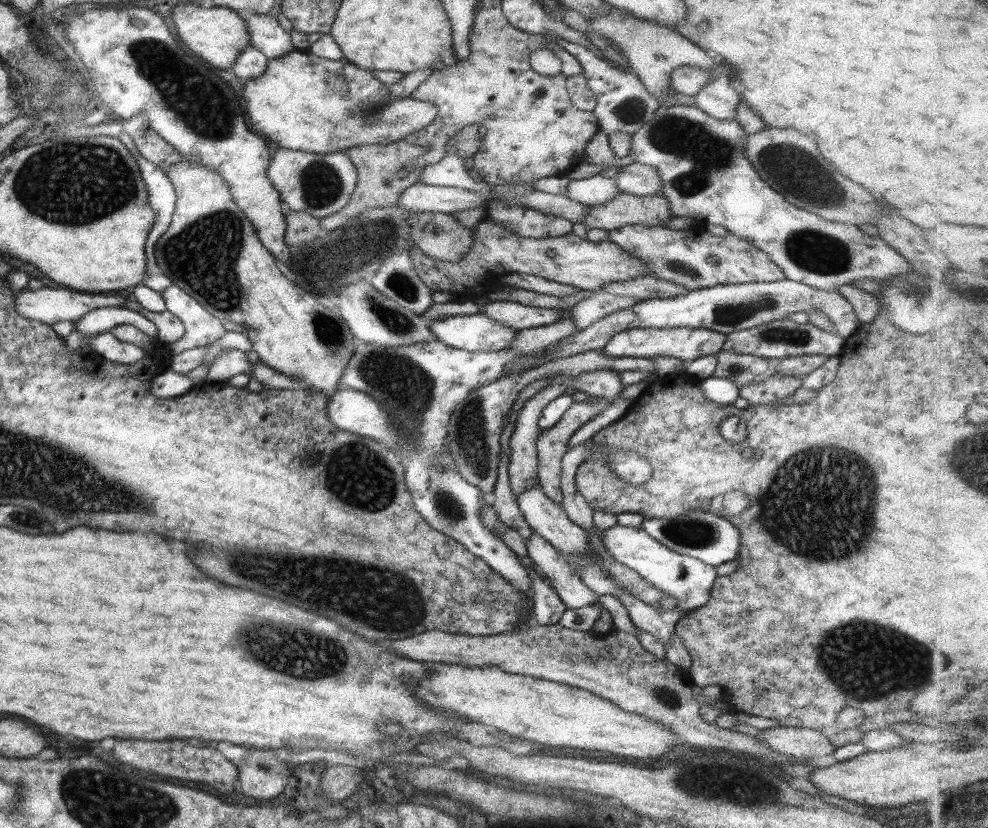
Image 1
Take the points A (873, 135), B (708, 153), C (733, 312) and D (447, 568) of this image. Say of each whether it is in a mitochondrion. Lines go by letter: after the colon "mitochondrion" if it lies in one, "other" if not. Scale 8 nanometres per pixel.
A: other
B: mitochondrion
C: mitochondrion
D: other

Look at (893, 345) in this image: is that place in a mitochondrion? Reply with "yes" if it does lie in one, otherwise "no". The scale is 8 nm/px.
no

